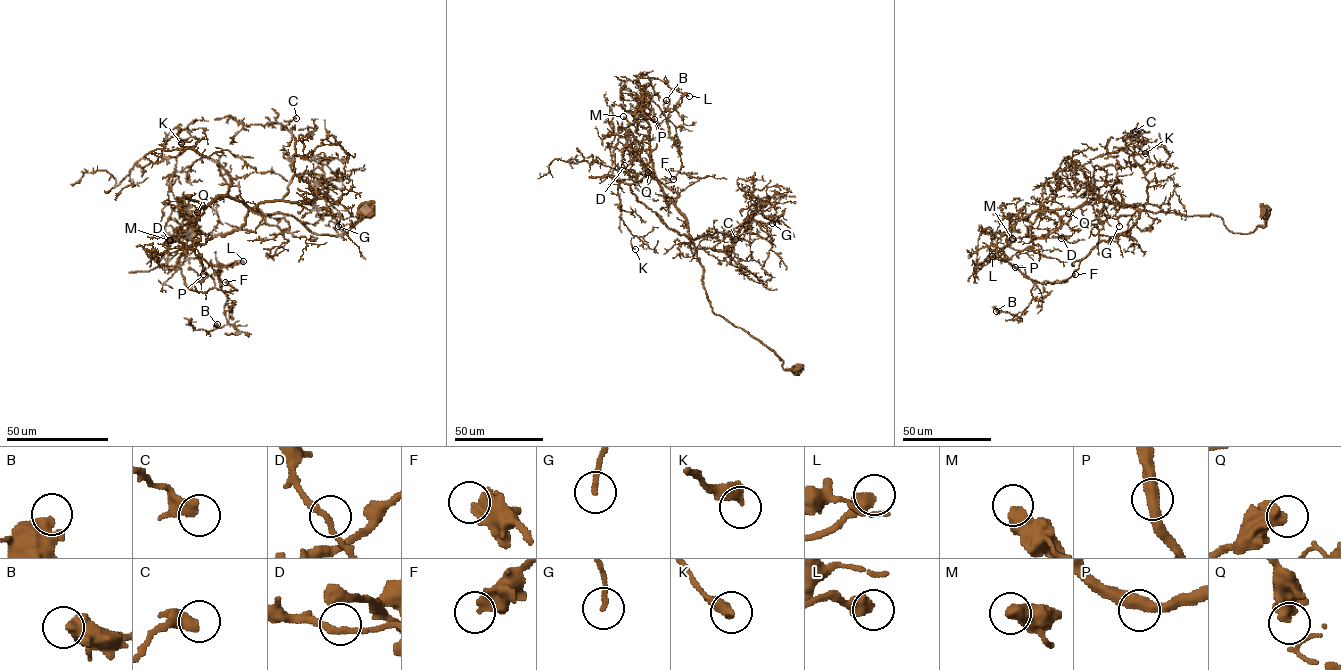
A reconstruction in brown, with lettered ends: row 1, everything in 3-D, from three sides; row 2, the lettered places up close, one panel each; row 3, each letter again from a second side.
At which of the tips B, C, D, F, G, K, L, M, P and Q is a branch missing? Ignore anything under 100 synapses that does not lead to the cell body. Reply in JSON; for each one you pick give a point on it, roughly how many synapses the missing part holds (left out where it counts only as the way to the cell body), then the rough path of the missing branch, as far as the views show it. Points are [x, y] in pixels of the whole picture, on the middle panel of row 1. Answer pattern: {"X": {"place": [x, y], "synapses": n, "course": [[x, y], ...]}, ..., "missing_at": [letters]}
{"missing_at": []}

